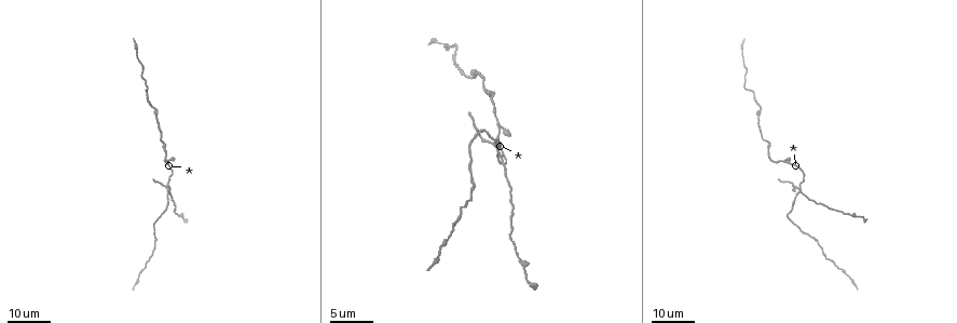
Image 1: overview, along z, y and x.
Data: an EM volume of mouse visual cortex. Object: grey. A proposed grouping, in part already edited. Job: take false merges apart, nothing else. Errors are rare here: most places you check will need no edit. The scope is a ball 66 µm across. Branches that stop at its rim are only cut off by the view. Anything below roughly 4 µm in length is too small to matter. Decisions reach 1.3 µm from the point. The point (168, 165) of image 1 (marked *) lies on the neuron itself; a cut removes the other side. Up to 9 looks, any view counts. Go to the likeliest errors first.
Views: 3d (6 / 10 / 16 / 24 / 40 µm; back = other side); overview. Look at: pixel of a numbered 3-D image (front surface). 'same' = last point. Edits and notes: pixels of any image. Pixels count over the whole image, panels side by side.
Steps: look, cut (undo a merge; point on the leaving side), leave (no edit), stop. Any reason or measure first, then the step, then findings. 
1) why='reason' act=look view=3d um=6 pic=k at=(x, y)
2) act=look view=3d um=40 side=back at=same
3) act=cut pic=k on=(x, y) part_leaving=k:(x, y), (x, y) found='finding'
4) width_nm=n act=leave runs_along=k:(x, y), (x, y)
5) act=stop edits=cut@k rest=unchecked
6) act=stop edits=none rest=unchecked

why='thick turns thin' act=look view=3d um=16 pic=1 at=(766, 142)

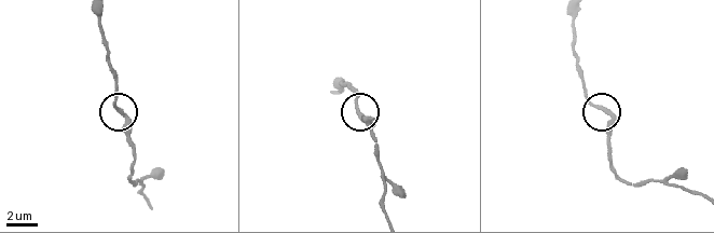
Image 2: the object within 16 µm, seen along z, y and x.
act=look view=3d um=6 pic=2 at=(608, 110)

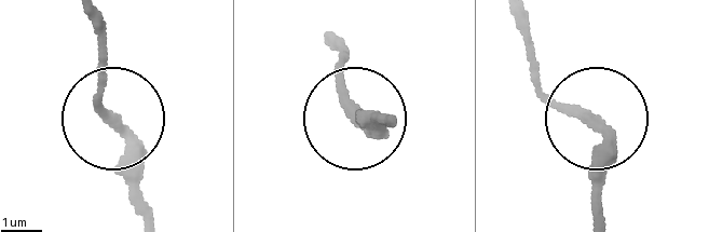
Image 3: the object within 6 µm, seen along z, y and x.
act=look view=3d um=6 side=back pic=3 at=(592, 121)

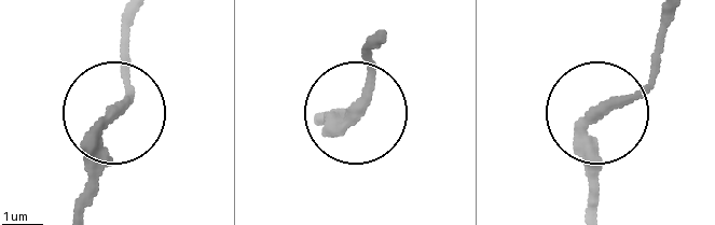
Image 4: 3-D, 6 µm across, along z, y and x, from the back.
act=leave found='all the same neuron'

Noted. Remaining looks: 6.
why='three arms meet' act=look view=3d um=16 pic=1 at=(498, 119)

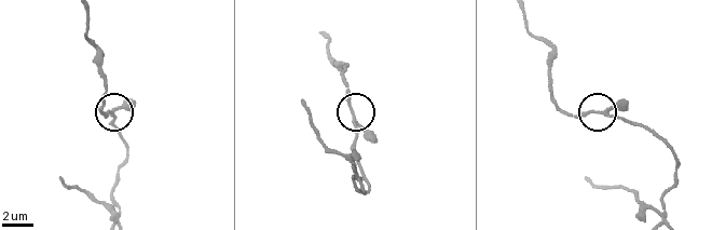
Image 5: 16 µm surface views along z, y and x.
act=look view=3d um=6 pic=5 at=(110, 113)

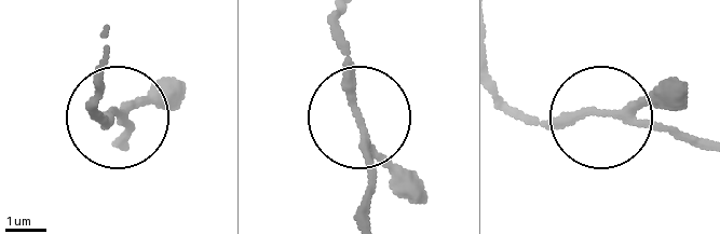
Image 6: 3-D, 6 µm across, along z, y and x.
act=leave runs_along=6:(704, 148), (591, 110), (529, 121), (501, 110) found='continuous, no second neuron'

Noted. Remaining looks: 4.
why='thick turns thin' act=look view=3d um=24 pic=1 at=(153, 106)

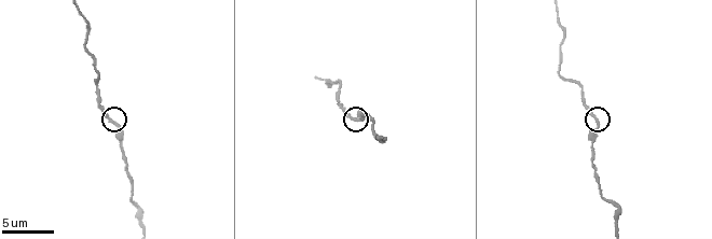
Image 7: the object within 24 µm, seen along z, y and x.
why='closer look' act=look view=3d um=6 pic=7 at=(360, 121)

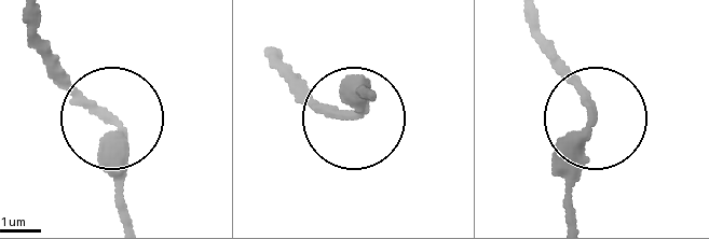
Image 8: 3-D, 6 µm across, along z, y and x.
act=look view=3d um=6 side=back pic=8 at=(345, 114)

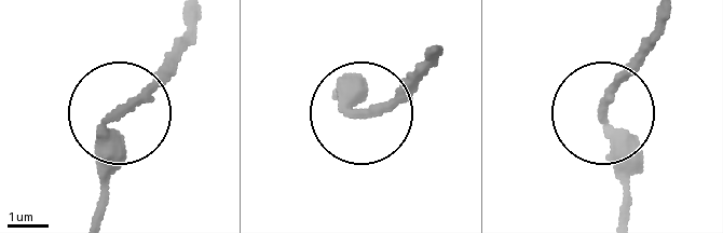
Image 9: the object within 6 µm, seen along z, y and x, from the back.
width_nm=290 act=leave runs_along=9:(95, 210), (112, 118), (194, 39) found='all the same neuron'

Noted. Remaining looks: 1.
act=stop edits=none rest=unchecked

